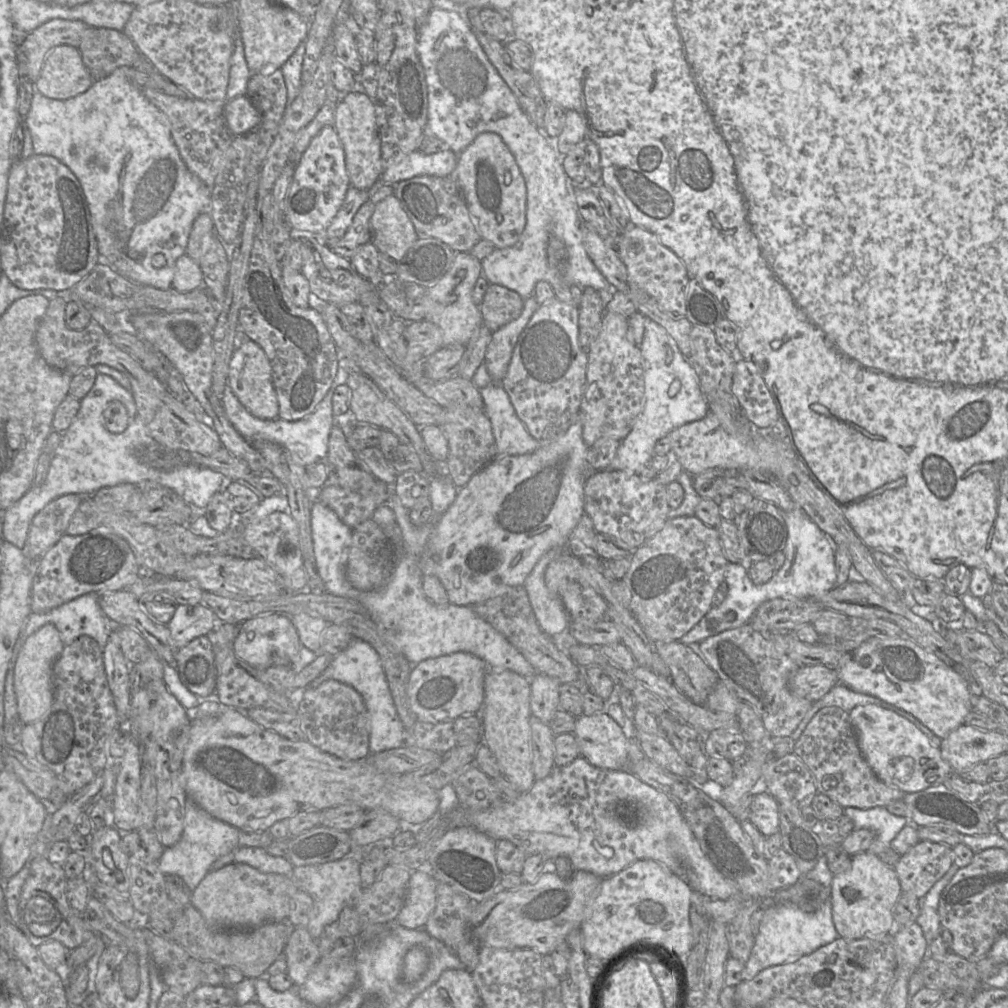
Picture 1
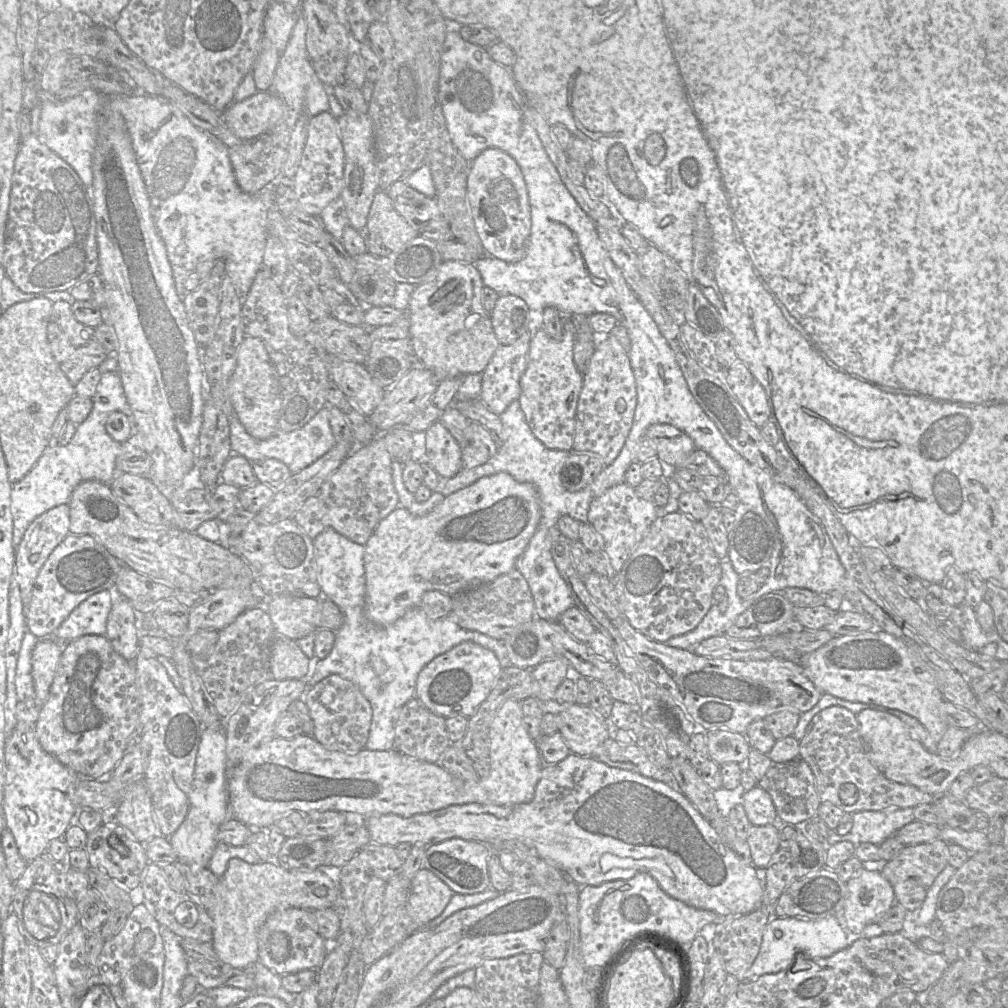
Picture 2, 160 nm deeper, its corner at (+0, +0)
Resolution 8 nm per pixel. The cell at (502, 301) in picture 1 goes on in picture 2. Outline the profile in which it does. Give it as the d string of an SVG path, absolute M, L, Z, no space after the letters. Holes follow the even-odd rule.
M499 295L490 320L499 344L509 345L527 330L541 327L542 313L533 313L524 300L515 295Z

